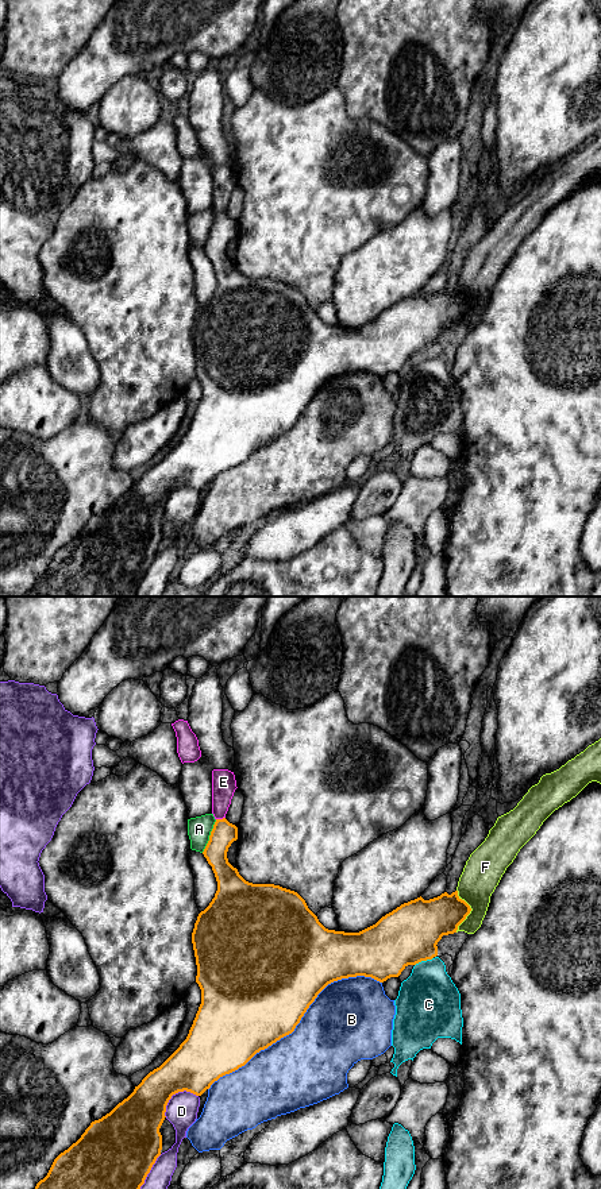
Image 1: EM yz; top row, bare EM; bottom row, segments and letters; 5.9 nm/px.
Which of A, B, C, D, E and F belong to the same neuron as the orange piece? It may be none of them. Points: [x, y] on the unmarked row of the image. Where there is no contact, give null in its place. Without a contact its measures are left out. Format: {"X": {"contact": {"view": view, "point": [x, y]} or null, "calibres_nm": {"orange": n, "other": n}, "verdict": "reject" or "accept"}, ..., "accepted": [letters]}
{"A": {"contact": {"view": "yz", "point": [210, 231]}, "calibres_nm": {"orange": 150, "other": 140}, "verdict": "reject"}, "B": {"contact": {"view": "yz", "point": [297, 419]}, "calibres_nm": {"orange": 500, "other": 440}, "verdict": "reject"}, "C": {"contact": {"view": "yz", "point": [423, 355]}, "calibres_nm": {"orange": 340, "other": 360}, "verdict": "reject"}, "D": {"contact": {"view": "yz", "point": [174, 489]}, "calibres_nm": {"orange": 300, "other": 190}, "verdict": "reject"}, "E": {"contact": {"view": "yz", "point": [220, 215]}, "calibres_nm": {"orange": 150, "other": 140}, "verdict": "accept"}, "F": {"contact": {"view": "yz", "point": [470, 305]}, "calibres_nm": {"orange": 240, "other": 220}, "verdict": "reject"}, "accepted": ["E"]}

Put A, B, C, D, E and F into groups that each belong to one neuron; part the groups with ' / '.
A / B / C F / D / E

